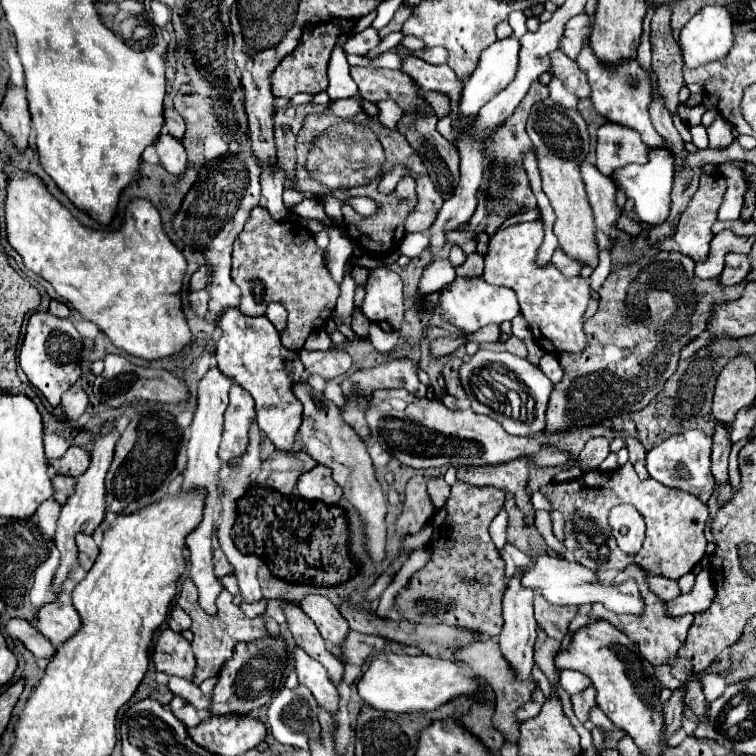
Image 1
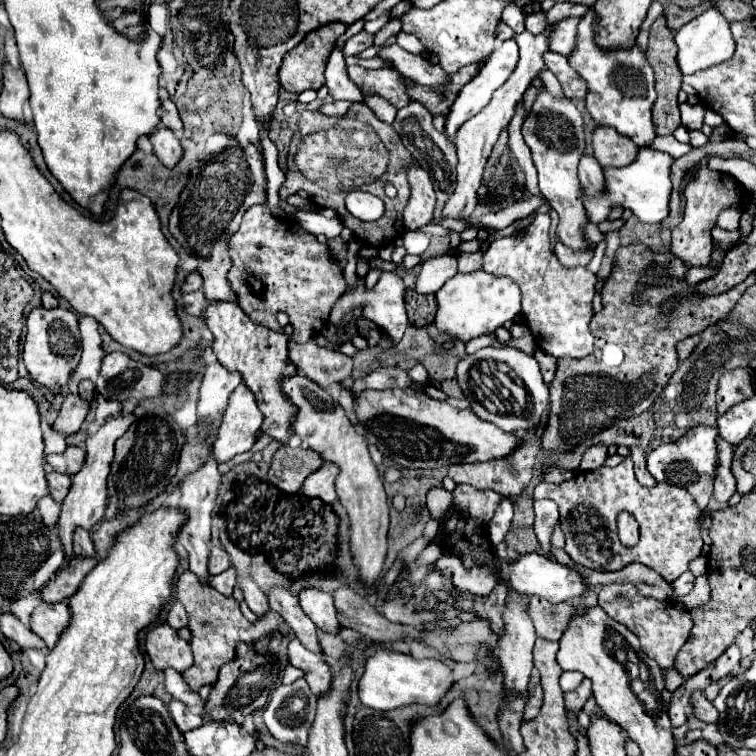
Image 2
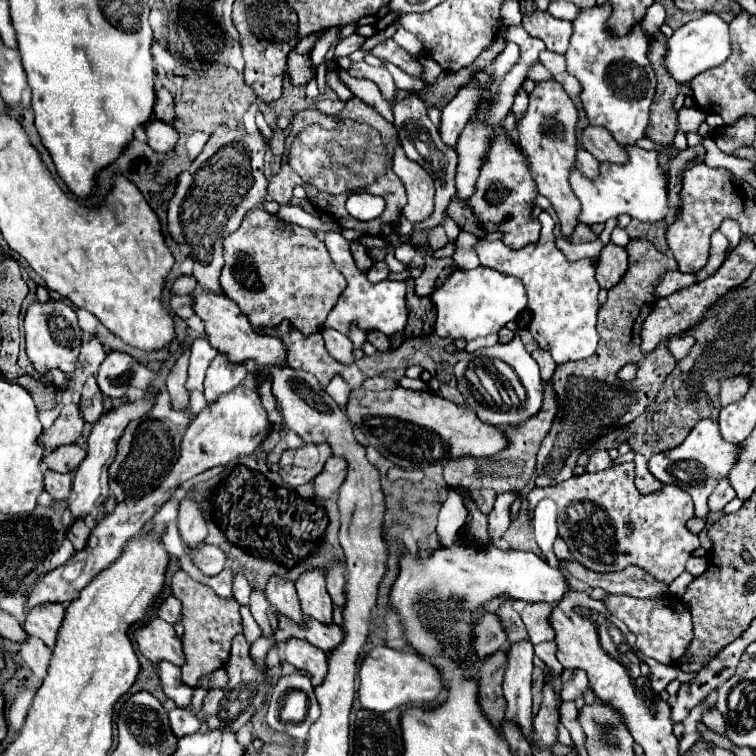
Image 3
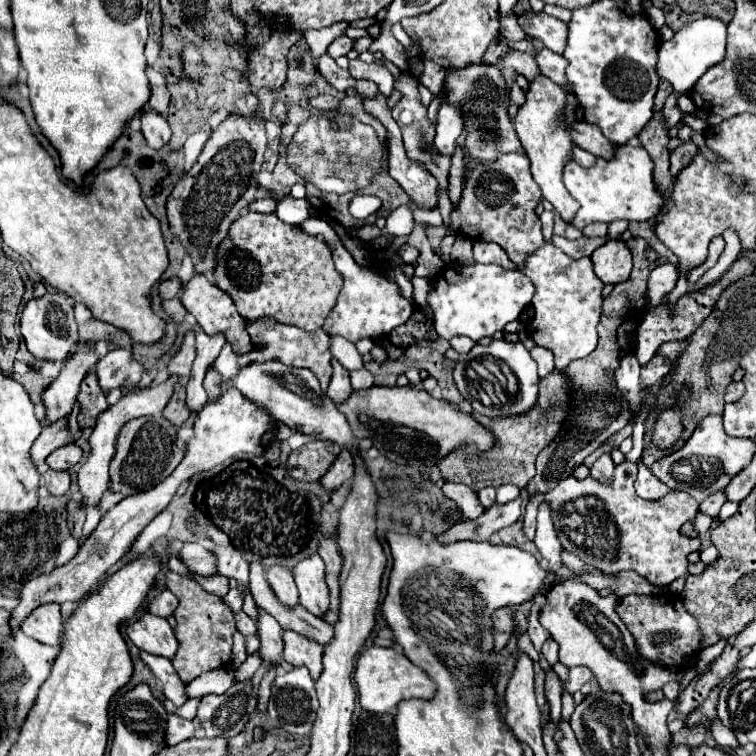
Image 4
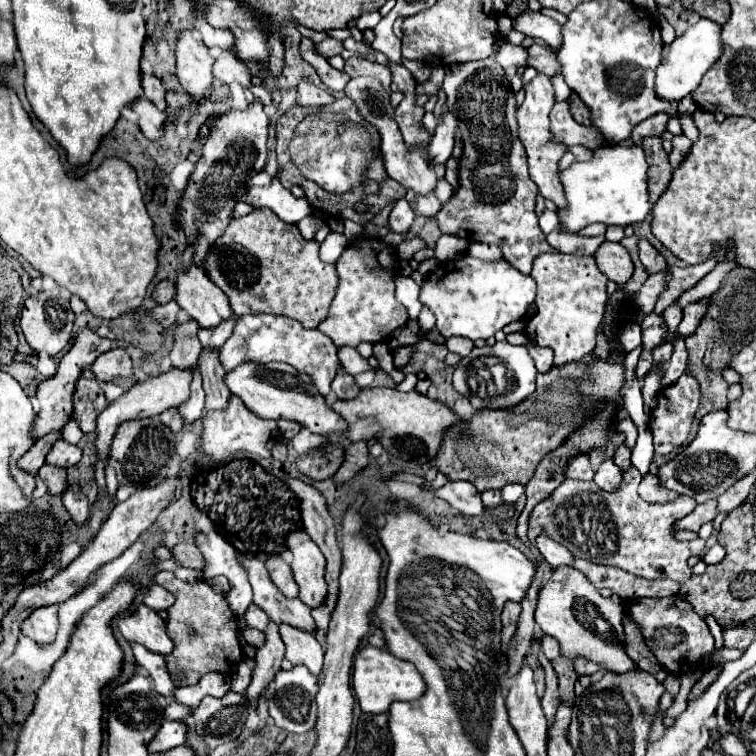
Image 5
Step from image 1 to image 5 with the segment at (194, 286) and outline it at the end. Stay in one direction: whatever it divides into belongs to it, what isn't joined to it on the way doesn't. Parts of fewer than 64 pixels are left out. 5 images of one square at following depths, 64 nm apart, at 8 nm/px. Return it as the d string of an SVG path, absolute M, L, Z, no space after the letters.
M162 280L156 284L154 292L152 292L152 300L156 304L166 304L174 298L174 282L172 280Z

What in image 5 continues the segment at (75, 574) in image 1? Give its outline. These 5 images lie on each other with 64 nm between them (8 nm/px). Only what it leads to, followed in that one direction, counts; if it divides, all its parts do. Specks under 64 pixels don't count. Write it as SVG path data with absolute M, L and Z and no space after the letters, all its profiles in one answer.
M42 606L22 622L22 634L38 644L52 644L58 630L58 606Z

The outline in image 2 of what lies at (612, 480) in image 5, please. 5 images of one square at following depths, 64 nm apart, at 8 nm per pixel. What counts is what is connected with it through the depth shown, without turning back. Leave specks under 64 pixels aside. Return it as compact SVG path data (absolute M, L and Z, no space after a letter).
M592 446L592 448L584 454L584 460L582 460L582 464L580 464L580 470L582 470L582 472L596 470L596 468L604 466L606 458L608 458L606 446Z

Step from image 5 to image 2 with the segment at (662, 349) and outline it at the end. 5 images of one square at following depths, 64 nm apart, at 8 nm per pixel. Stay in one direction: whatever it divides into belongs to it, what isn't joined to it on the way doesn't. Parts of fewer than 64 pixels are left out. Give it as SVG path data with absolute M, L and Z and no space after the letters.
M690 336L676 345L679 360L685 360L693 352L694 348L700 342L700 336Z

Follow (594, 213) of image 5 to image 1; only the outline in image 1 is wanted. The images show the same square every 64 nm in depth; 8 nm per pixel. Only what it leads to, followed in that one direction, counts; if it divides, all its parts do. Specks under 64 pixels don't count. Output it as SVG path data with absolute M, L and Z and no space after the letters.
M656 148L656 150L648 152L646 164L628 164L626 168L620 168L620 172L614 172L612 180L626 194L626 198L634 200L634 212L640 216L640 220L654 226L654 224L660 224L668 218L672 176L674 176L672 154L664 148Z

